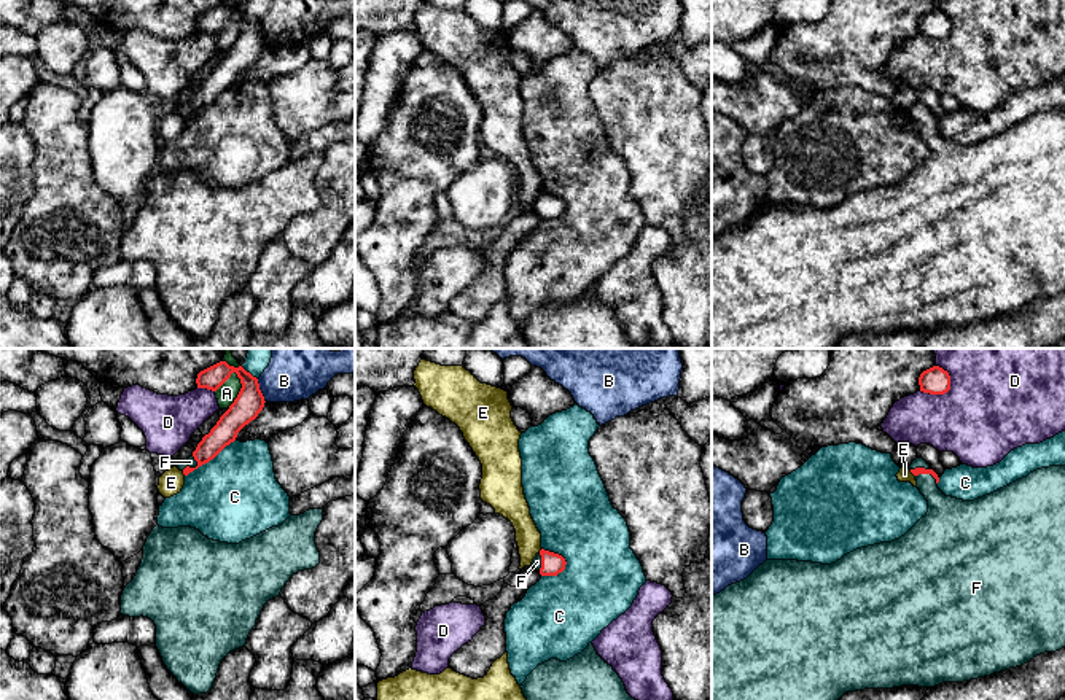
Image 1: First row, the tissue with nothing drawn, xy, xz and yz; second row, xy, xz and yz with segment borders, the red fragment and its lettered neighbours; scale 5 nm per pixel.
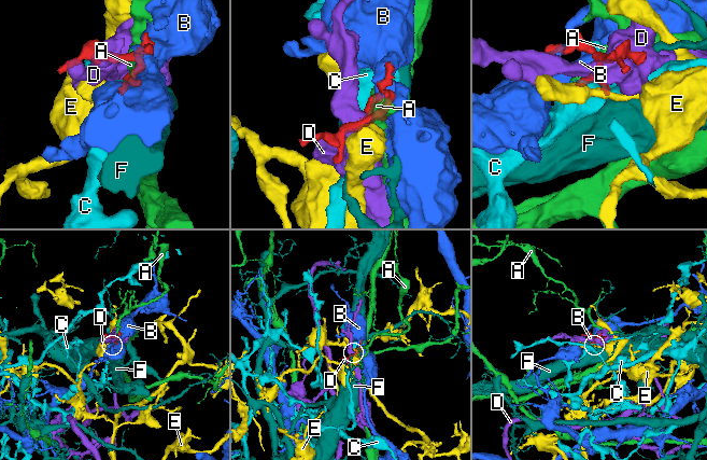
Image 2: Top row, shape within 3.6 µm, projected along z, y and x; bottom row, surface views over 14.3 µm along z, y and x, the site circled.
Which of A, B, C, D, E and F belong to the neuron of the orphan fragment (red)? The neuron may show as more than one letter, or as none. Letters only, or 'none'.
F

